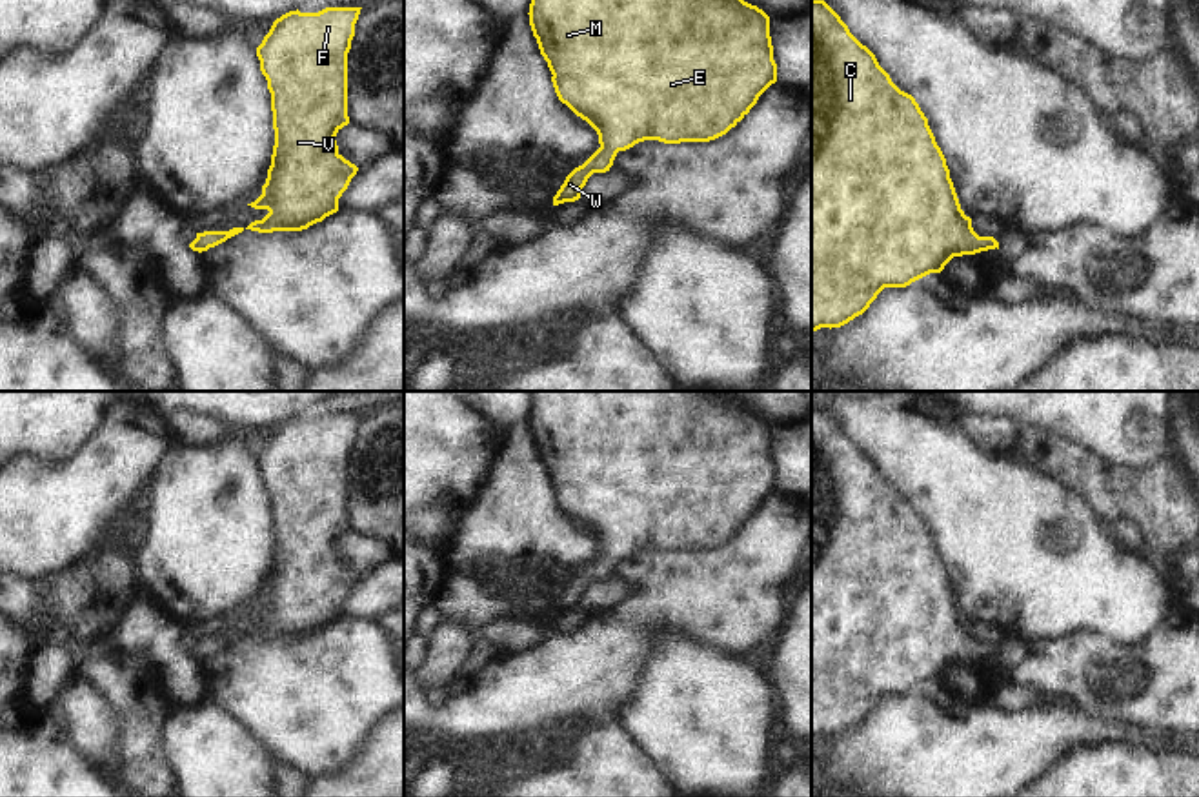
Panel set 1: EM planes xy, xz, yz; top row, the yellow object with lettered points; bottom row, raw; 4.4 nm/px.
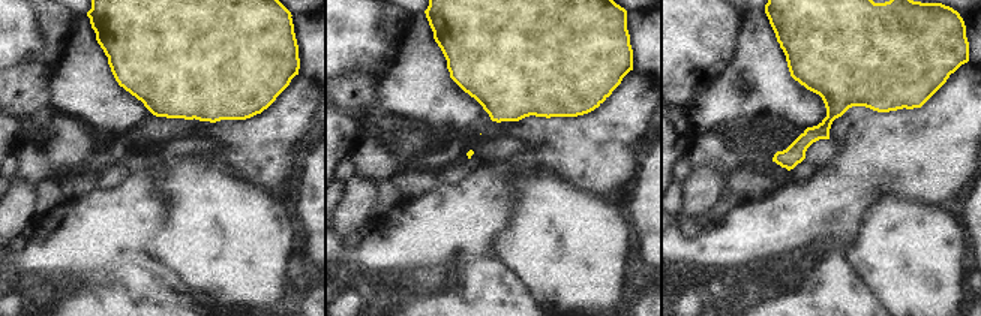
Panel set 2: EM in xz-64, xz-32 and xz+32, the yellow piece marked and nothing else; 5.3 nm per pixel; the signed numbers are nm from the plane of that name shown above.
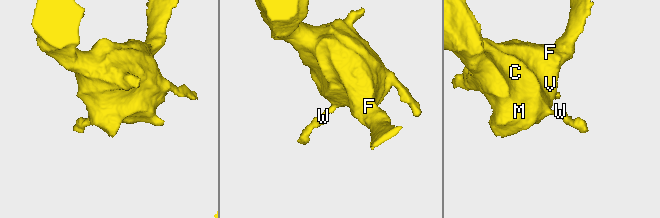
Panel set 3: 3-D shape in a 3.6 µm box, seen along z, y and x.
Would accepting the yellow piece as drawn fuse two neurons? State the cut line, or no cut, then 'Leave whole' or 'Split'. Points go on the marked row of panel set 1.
No split. Leave whole.

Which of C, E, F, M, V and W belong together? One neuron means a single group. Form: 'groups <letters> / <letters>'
groups C E F M V W

